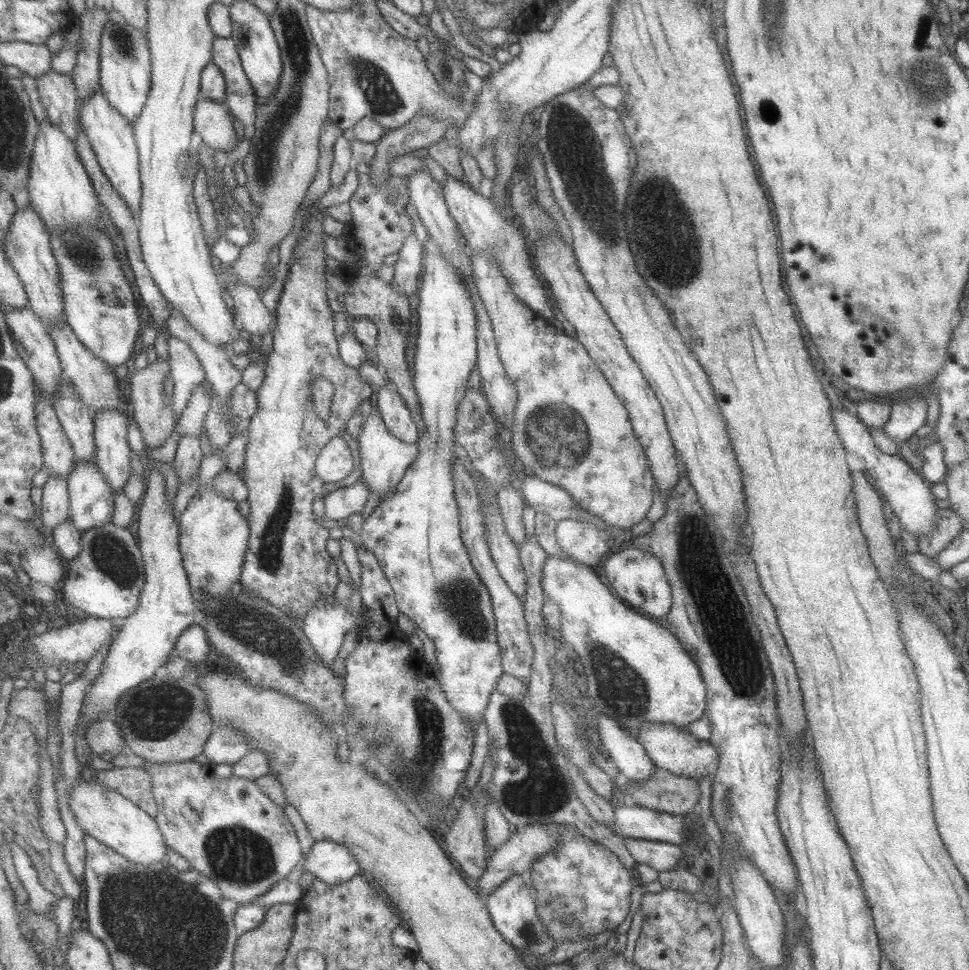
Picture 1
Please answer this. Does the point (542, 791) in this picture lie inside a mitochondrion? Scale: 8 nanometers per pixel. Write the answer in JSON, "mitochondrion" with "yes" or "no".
{"mitochondrion":"yes"}

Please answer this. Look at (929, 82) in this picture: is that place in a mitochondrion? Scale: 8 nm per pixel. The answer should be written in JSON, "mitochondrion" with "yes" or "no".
{"mitochondrion":"yes"}

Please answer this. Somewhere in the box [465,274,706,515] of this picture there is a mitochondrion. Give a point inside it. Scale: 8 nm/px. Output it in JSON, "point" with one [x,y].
{"point":[575,458]}

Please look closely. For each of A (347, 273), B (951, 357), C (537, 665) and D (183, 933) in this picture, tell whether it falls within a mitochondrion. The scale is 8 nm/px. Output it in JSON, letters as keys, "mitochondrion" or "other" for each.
{"A":"other","B":"other","C":"other","D":"mitochondrion"}

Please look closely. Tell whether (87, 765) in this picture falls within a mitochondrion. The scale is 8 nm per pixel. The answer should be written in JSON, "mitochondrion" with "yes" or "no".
{"mitochondrion":"no"}

